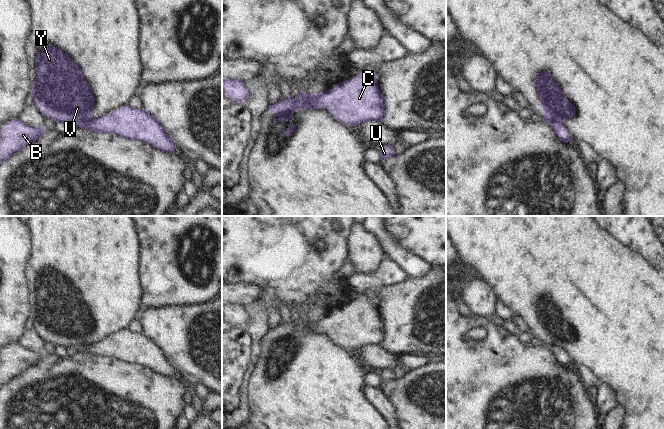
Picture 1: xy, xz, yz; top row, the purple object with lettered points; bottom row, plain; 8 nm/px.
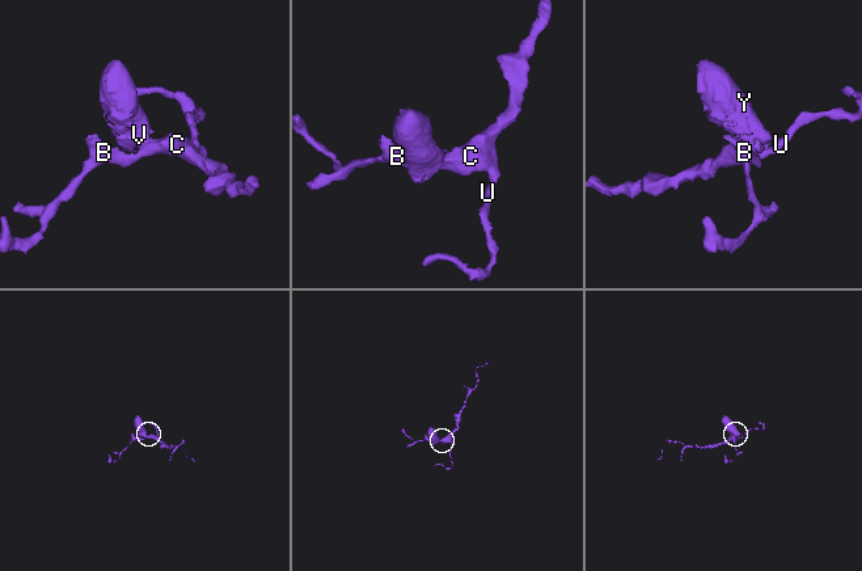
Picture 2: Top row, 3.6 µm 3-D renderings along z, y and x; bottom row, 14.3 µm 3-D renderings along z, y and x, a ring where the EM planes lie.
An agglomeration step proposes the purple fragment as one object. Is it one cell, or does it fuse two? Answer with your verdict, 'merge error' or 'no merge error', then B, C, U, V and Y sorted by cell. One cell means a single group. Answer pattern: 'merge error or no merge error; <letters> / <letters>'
merge error; B C U / V Y

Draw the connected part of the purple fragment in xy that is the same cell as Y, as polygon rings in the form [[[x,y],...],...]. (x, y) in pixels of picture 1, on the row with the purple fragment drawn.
[[[47,46],[39,51],[35,58],[36,79],[32,82],[32,93],[35,106],[41,107],[41,114],[55,122],[72,122],[79,126],[92,122],[92,108],[95,98],[91,86],[86,82],[77,64],[68,54],[55,47]]]

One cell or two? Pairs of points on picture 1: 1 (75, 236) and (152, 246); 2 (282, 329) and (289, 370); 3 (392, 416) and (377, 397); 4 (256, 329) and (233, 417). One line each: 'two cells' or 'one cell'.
1: two cells
2: one cell
3: one cell
4: one cell

